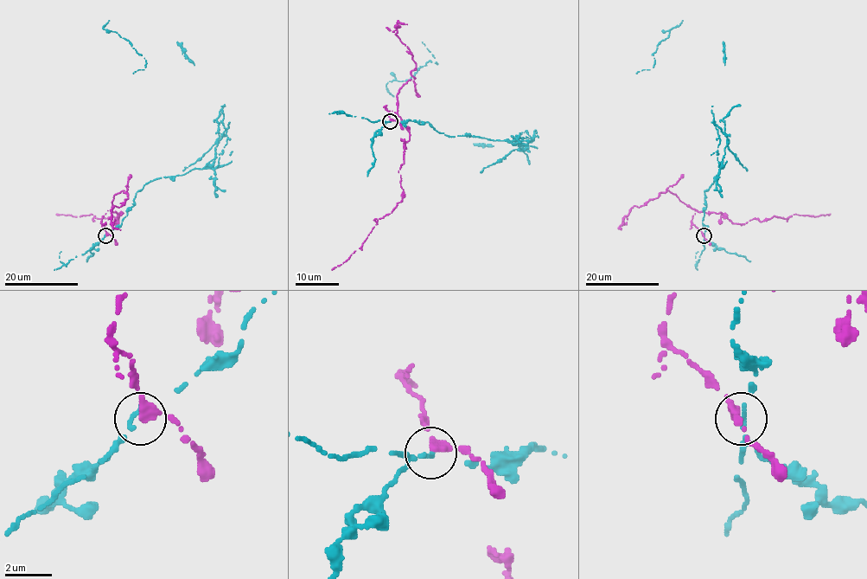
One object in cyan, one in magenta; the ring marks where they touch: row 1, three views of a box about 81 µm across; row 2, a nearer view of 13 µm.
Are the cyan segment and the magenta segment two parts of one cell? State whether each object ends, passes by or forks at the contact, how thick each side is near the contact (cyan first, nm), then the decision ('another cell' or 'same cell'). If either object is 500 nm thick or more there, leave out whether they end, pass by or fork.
cyan ends; magenta ends; calibres 200 and 480 nm; another cell

